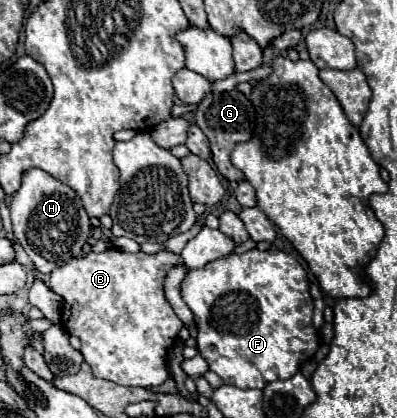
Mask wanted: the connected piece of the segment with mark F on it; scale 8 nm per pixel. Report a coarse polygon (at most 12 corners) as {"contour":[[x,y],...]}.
{"contour":[[247,250],[189,270],[197,350],[237,388],[317,346],[303,266]]}

